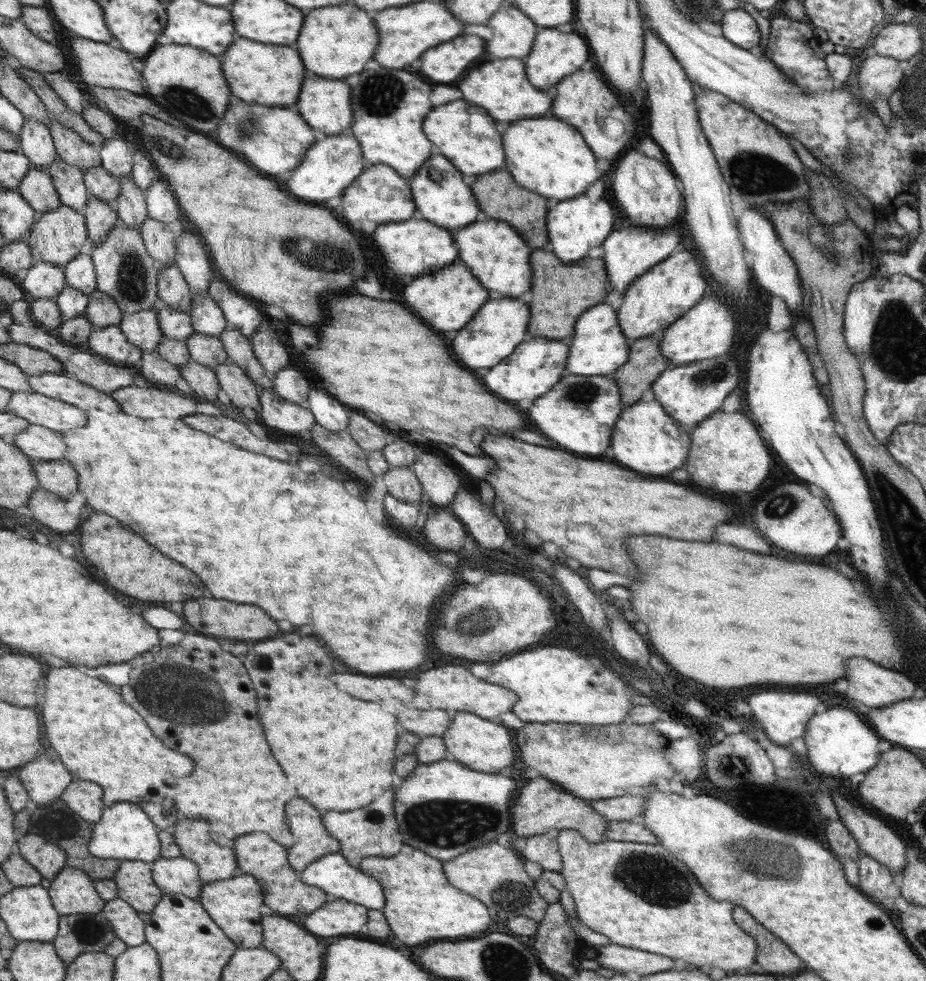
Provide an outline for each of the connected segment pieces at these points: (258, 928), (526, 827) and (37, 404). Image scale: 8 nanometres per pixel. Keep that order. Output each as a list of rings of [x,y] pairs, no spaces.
[[[242,874],[221,881],[205,883],[197,899],[203,903],[213,921],[228,934],[230,939],[233,939],[233,942],[236,942],[238,948],[251,949],[262,946],[264,942],[262,916],[258,912],[262,904],[262,893],[264,890],[260,881],[254,878],[254,875]]]
[[[534,778],[518,792],[518,800],[514,801],[512,812],[514,814],[513,836],[533,837],[543,835],[550,829],[559,831],[576,830],[578,834],[589,839],[590,842],[600,842],[608,839],[609,820],[598,810],[592,807],[590,801],[578,798],[563,790],[557,783],[546,778]]]
[[[34,392],[14,393],[11,412],[26,419],[30,425],[42,426],[58,433],[81,428],[88,422],[88,414],[81,407]]]

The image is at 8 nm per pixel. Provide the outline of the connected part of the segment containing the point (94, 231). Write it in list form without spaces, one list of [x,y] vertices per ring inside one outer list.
[[[95,196],[88,200],[88,205],[86,205],[82,214],[87,222],[89,240],[94,245],[104,241],[106,235],[114,229],[119,220],[118,213],[114,211],[114,206],[98,200]]]

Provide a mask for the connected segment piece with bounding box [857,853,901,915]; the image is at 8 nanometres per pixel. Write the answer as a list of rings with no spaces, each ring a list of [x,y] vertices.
[[[861,853],[857,863],[860,879],[858,886],[861,886],[861,889],[869,895],[869,898],[873,898],[874,902],[880,902],[881,906],[891,910],[891,914],[895,915],[897,910],[894,900],[901,895],[897,877],[867,854]]]

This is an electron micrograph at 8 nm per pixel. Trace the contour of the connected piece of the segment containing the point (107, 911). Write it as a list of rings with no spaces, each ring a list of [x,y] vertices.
[[[117,896],[106,901],[100,913],[113,926],[114,934],[128,947],[137,947],[145,942],[145,921],[138,917],[137,910],[125,900]]]

